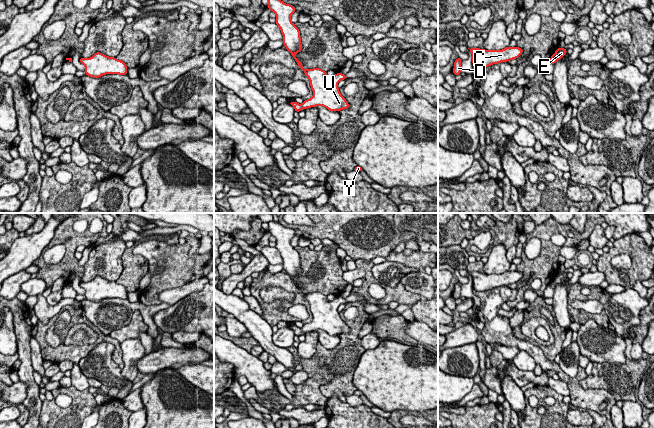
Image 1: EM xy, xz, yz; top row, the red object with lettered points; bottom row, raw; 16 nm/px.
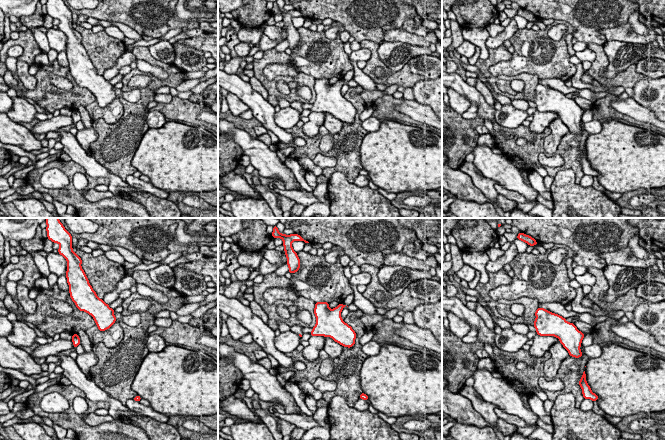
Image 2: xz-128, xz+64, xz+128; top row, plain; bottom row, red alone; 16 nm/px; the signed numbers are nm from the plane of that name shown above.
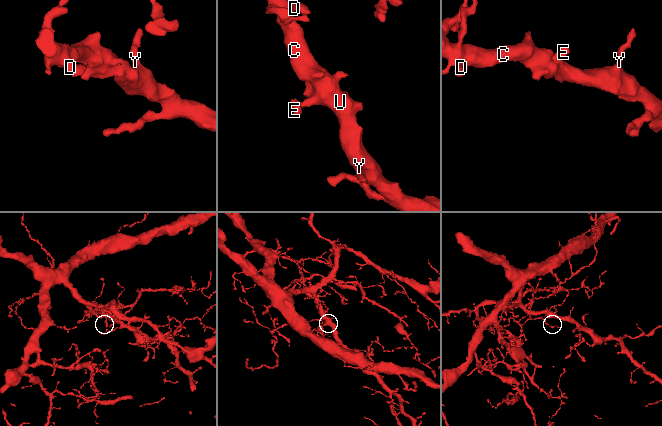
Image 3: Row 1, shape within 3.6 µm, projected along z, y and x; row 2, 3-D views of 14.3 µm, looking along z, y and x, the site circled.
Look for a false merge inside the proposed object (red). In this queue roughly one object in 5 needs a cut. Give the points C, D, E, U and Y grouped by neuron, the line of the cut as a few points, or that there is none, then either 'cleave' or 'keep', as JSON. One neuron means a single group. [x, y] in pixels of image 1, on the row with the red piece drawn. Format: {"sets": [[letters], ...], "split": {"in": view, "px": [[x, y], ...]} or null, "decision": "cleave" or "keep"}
{"sets": [["C", "D", "E", "U", "Y"]], "split": null, "decision": "keep"}

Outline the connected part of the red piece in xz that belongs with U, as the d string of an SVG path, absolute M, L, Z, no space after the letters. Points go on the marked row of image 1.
M268 0L267 7L276 14L275 23L283 35L283 45L291 53L299 68L304 71L305 76L308 77L313 91L312 98L304 100L302 104L298 104L296 101L291 102L294 110L300 112L302 109L319 105L332 112L348 109L349 103L338 88L339 81L347 78L344 74L336 73L334 76L328 77L327 73L320 68L304 69L301 61L294 56L302 49L300 31L290 19L291 15L296 12L295 7L281 0Z

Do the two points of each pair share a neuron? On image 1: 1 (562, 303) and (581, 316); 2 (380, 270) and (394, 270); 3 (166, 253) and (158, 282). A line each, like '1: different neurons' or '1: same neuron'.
1: different neurons
2: same neuron
3: same neuron

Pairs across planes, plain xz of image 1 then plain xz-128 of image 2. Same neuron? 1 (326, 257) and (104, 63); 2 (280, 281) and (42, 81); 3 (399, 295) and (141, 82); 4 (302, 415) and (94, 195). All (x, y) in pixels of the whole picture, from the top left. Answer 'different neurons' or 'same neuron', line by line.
1: same neuron
2: same neuron
3: different neurons
4: same neuron

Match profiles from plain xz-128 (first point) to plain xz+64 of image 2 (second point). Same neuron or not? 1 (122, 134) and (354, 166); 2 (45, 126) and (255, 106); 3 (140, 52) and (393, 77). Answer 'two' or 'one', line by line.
1: one
2: two
3: one

